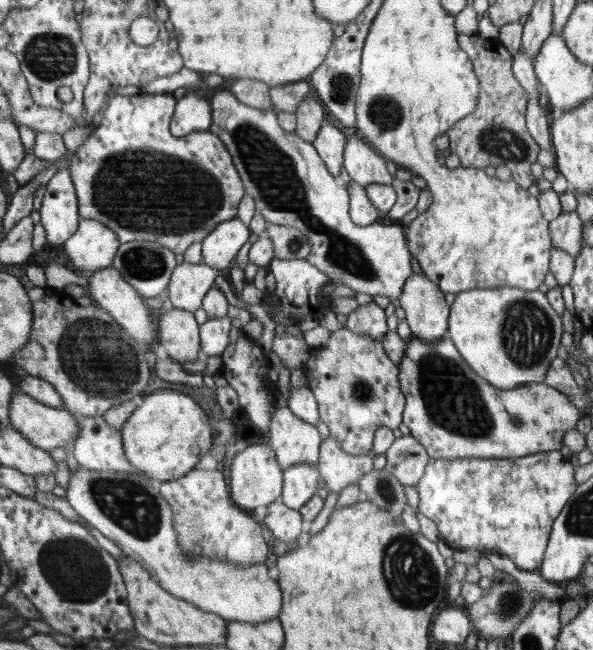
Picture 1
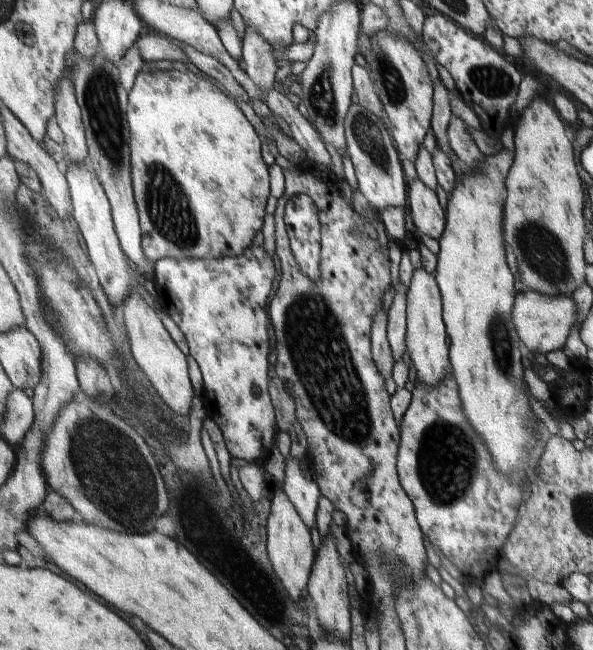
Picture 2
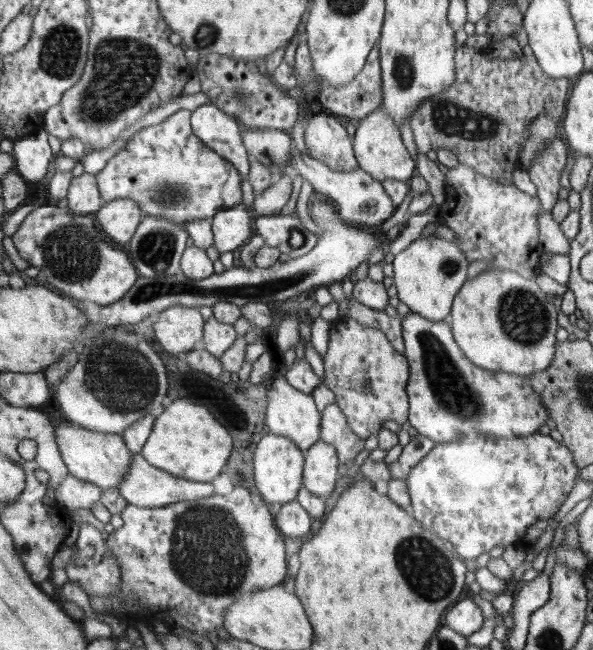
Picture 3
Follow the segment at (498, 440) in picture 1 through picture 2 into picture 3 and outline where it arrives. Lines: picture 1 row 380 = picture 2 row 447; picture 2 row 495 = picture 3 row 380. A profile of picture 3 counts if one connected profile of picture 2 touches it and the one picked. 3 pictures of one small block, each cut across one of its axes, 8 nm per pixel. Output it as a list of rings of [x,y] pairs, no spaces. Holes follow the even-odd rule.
[[[411,311],[402,318],[402,326],[405,344],[403,355],[410,362],[411,370],[407,386],[411,412],[407,425],[414,426],[421,436],[438,445],[476,434],[494,437],[503,437],[508,433],[518,437],[531,436],[538,433],[540,426],[546,424],[548,412],[540,400],[540,392],[535,388],[535,384],[520,375],[478,368],[473,361],[466,358],[463,349],[459,347],[449,322],[428,320]]]

